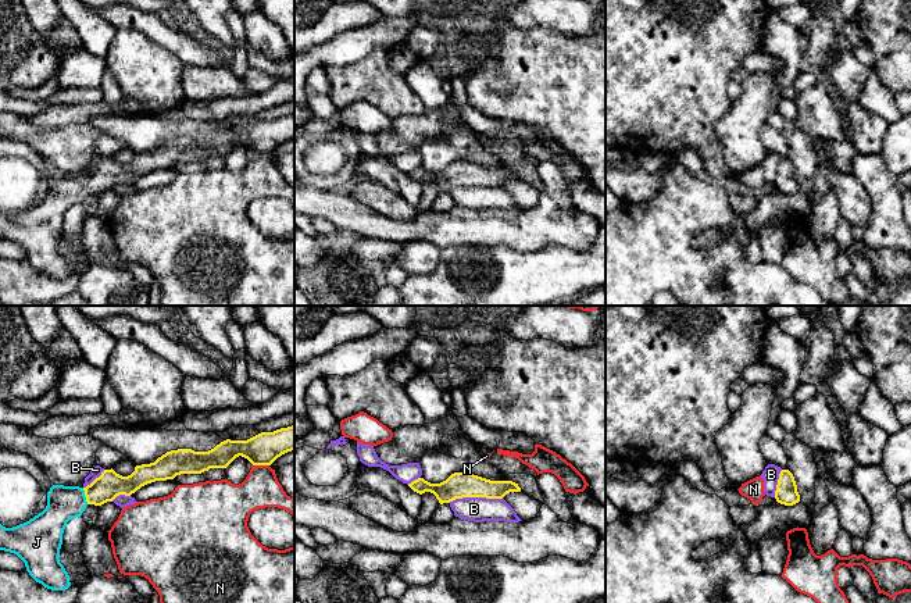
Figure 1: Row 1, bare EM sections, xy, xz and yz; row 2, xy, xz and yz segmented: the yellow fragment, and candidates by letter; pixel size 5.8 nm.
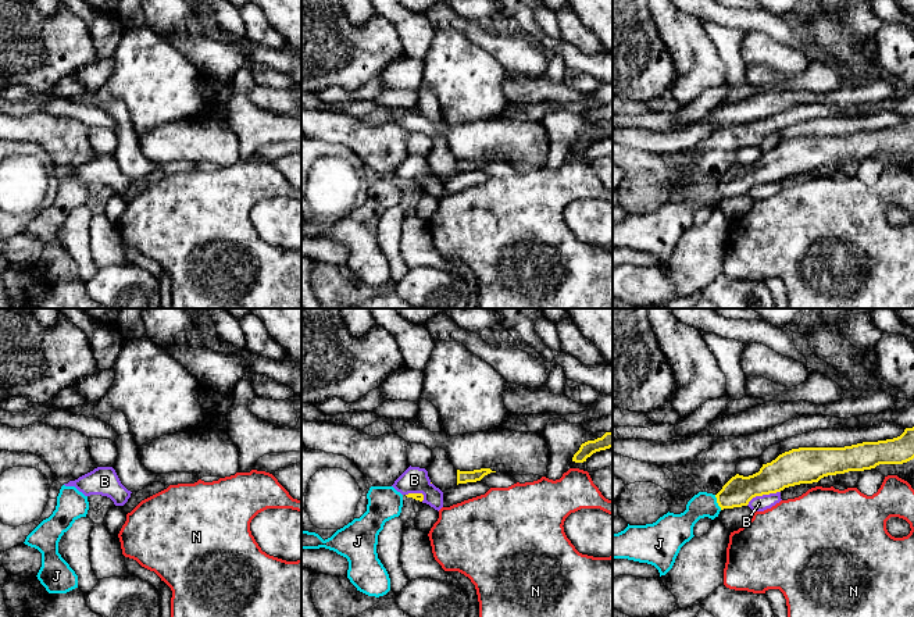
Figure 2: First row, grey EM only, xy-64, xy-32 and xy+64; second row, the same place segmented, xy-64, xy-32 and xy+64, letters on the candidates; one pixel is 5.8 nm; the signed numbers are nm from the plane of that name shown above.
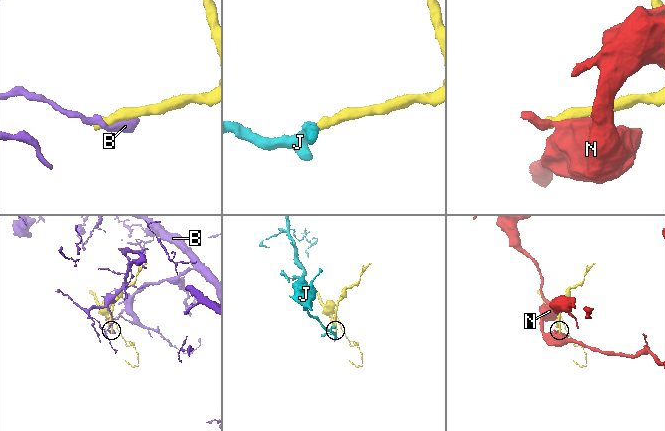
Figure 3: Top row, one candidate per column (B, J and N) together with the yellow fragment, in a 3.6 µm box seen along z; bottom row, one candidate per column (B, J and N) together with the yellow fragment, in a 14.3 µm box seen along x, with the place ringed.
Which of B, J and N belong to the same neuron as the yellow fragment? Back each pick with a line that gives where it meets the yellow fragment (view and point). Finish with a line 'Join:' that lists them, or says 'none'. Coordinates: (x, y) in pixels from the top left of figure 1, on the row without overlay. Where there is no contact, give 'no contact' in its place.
J: xy (86, 185)
Join: J

